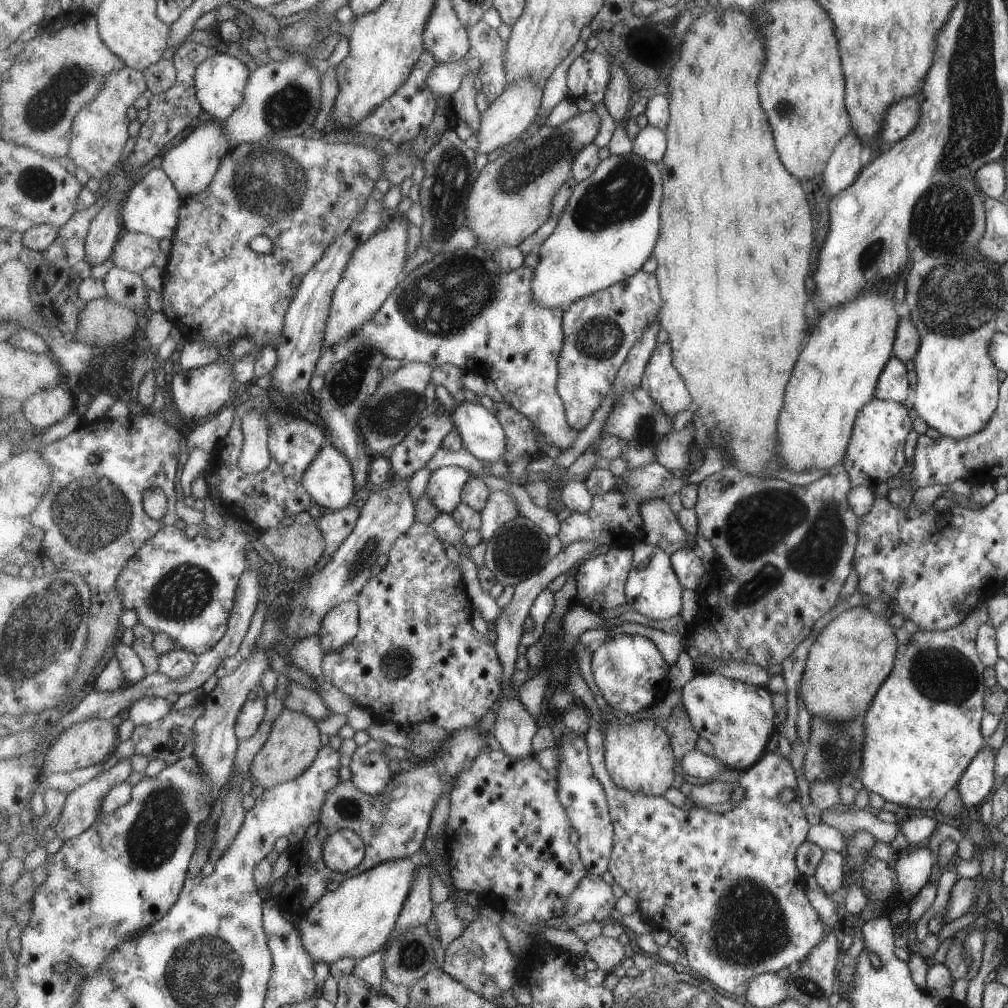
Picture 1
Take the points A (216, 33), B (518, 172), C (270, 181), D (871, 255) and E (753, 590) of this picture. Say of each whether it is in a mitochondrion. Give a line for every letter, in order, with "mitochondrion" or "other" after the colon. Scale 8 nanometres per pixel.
A: other
B: mitochondrion
C: mitochondrion
D: mitochondrion
E: mitochondrion

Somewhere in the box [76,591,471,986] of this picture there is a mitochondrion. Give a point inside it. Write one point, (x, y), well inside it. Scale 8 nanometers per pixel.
(151, 840)

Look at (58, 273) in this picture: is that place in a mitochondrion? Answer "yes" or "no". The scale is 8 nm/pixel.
no

